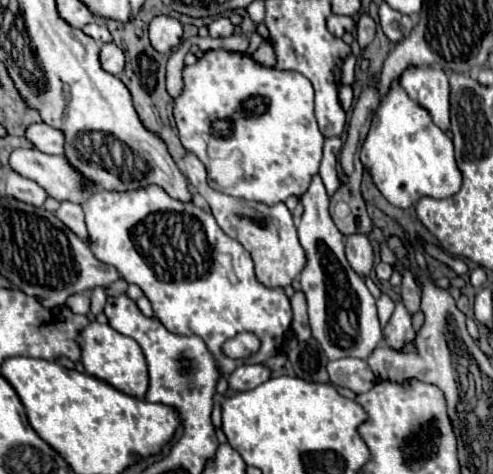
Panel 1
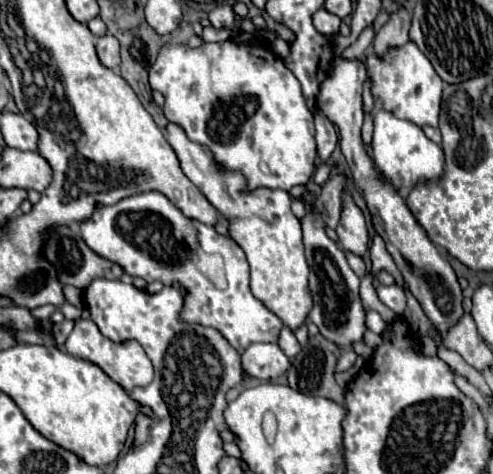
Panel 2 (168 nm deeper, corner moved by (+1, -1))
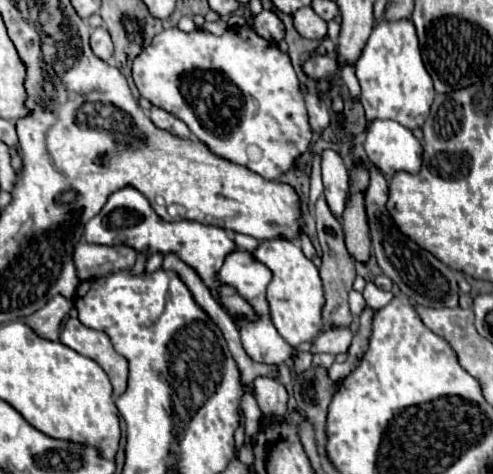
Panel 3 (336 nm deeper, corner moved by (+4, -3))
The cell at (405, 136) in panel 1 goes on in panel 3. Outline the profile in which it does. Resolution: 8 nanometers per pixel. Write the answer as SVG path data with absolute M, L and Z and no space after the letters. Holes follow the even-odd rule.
M373 120L369 124L365 152L387 176L393 176L399 170L419 174L423 162L421 142L409 128L393 120Z

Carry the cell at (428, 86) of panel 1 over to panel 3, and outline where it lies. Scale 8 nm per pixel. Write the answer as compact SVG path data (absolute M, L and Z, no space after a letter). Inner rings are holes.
M411 20L379 22L355 64L357 80L361 84L361 104L367 122L371 120L395 120L407 128L421 128L429 116L435 90L429 72L421 60L421 50Z

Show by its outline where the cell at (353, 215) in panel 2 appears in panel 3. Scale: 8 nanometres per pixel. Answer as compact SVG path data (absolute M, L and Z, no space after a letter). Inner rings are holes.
M325 150L321 156L321 172L325 184L325 200L335 218L341 220L345 212L345 202L349 202L349 172L335 150Z

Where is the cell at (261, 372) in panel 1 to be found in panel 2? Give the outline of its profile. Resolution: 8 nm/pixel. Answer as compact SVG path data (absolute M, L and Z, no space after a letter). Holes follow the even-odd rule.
M254 342L242 354L242 368L254 378L274 380L290 366L288 356L280 350L278 342Z

